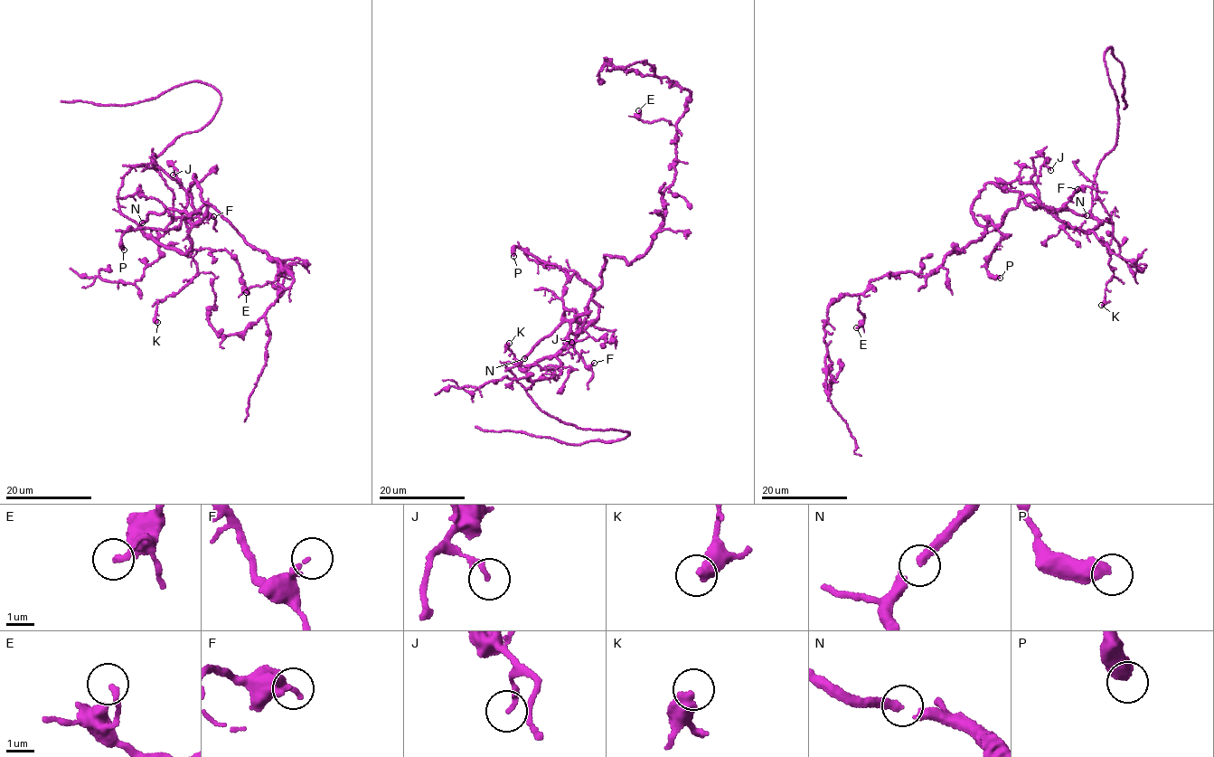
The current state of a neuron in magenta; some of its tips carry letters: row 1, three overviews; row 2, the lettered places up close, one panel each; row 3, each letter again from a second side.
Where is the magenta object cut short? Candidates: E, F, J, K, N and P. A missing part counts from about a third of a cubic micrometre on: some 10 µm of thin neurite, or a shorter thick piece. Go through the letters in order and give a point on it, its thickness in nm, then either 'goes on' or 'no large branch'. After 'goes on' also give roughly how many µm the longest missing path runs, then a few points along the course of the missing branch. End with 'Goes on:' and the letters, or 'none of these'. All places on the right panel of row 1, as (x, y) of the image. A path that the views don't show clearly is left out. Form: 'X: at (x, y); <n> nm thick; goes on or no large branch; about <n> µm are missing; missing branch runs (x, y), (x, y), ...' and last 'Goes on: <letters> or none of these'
E: at (856, 327); 200 nm thick; no large branch
F: at (1077, 189); 180 nm thick; no large branch
J: at (1050, 170); 160 nm thick; no large branch
K: at (1101, 305); 480 nm thick; no large branch
N: at (1086, 215); 240 nm thick; no large branch
P: at (1000, 278); 480 nm thick; no large branch
Goes on: none of these

